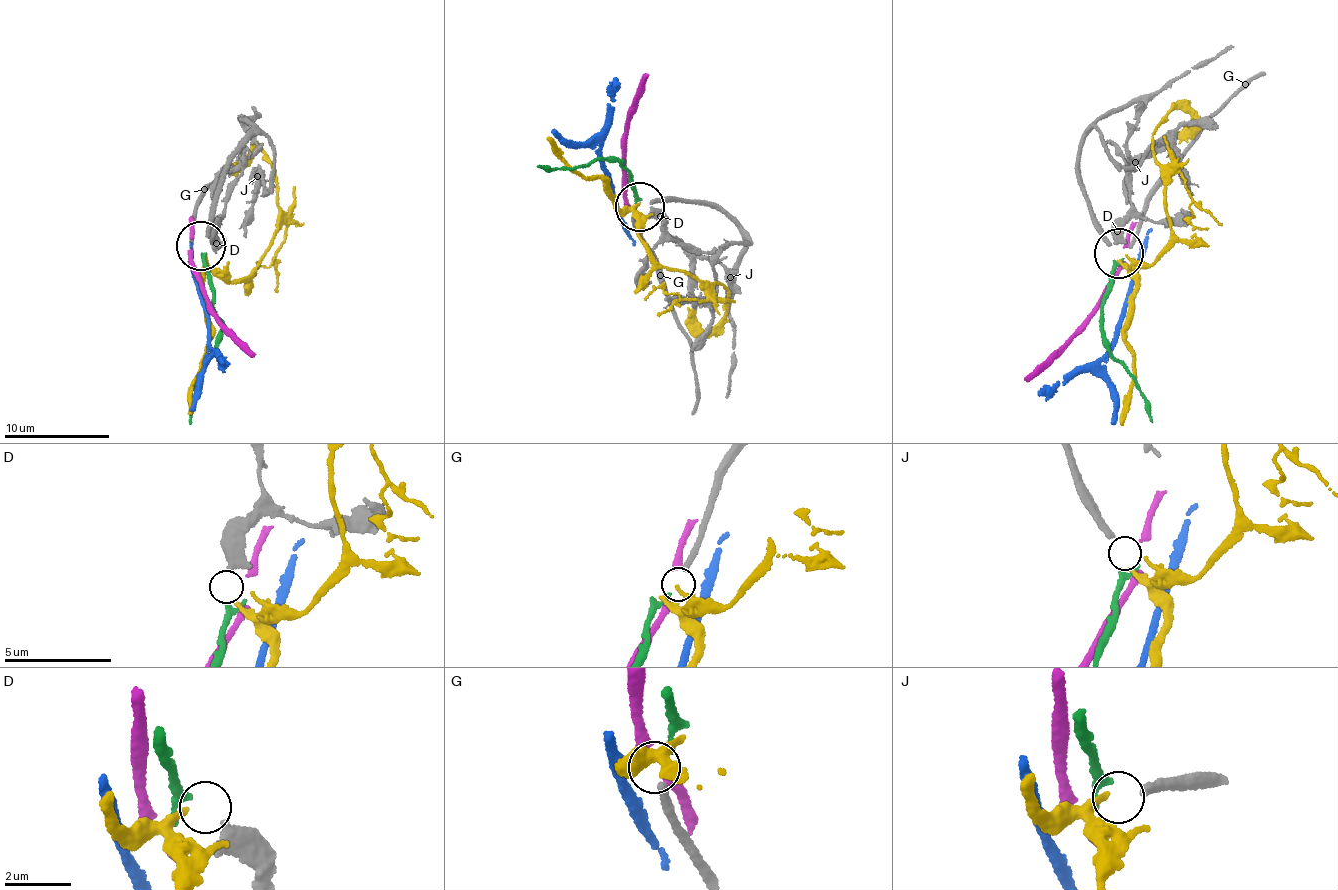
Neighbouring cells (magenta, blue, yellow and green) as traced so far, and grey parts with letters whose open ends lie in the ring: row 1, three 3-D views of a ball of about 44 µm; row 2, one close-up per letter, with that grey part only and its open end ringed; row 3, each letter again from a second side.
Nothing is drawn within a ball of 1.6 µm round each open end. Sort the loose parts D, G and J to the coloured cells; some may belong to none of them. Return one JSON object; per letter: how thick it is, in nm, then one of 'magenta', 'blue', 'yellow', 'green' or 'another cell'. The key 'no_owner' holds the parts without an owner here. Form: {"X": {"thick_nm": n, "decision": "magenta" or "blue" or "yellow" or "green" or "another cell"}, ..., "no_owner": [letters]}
{"D": {"thick_nm": 440, "decision": "yellow"}, "G": {"thick_nm": 240, "decision": "another cell"}, "J": {"thick_nm": 320, "decision": "green"}, "no_owner": ["G"]}

